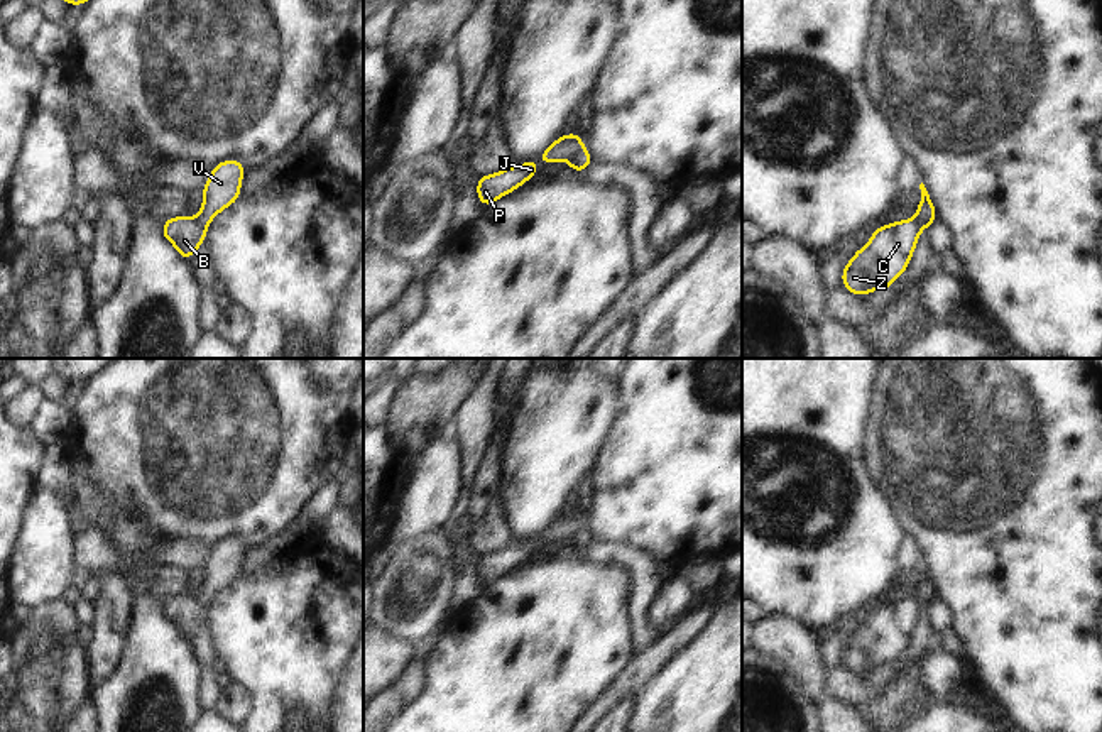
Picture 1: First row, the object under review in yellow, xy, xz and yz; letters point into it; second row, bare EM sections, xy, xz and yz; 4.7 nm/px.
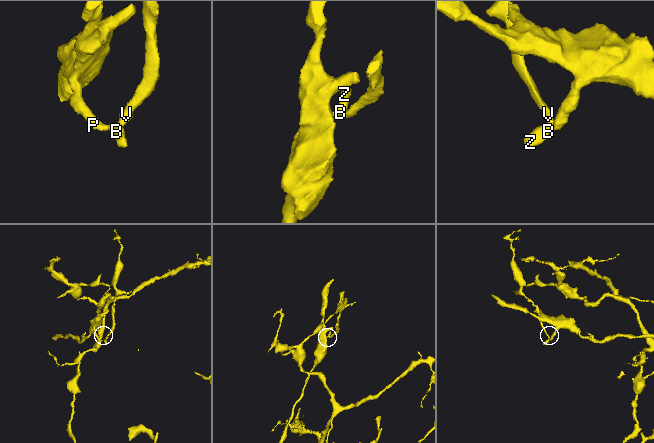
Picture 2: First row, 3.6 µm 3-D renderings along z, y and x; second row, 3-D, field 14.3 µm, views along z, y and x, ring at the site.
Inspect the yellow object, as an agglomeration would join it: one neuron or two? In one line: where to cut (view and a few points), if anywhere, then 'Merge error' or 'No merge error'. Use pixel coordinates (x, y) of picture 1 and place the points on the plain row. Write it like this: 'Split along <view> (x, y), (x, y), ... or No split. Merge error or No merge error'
Split along xz (582, 524), (570, 540). Merge error

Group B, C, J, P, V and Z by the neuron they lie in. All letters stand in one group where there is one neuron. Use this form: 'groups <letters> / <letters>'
groups B C J P Z / V

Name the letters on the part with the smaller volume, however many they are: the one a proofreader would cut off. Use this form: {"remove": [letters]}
{"remove": ["B", "C", "J", "P", "Z"]}

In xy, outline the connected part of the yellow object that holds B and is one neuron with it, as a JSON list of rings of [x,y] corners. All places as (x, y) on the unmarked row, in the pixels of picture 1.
[[[188,593],[166,597],[162,604],[162,615],[171,620],[177,632],[189,641],[193,632],[206,619],[206,609]]]

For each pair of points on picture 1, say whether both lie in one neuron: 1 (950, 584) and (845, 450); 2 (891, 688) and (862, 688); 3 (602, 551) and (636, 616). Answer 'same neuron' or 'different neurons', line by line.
1: different neurons
2: different neurons
3: same neuron

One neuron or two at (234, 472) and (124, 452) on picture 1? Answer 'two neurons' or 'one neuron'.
one neuron

